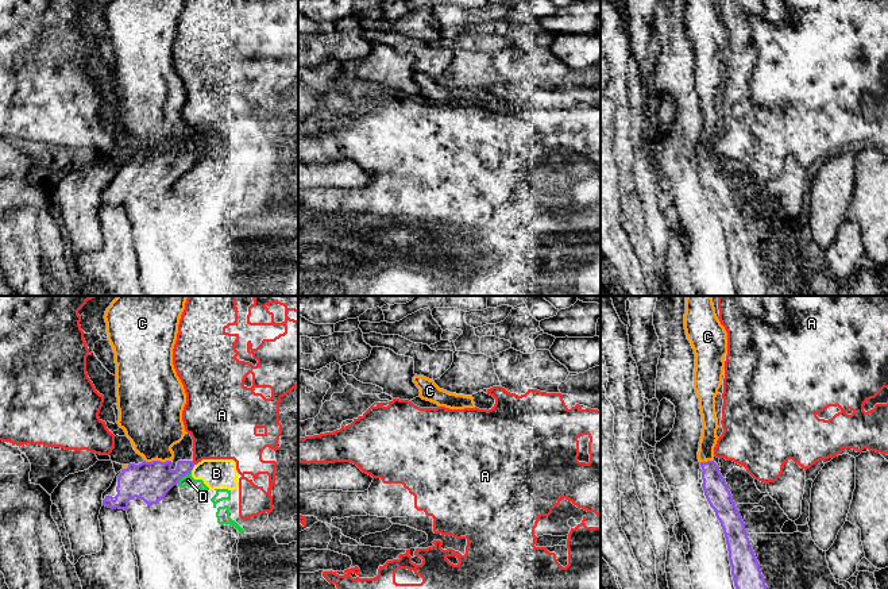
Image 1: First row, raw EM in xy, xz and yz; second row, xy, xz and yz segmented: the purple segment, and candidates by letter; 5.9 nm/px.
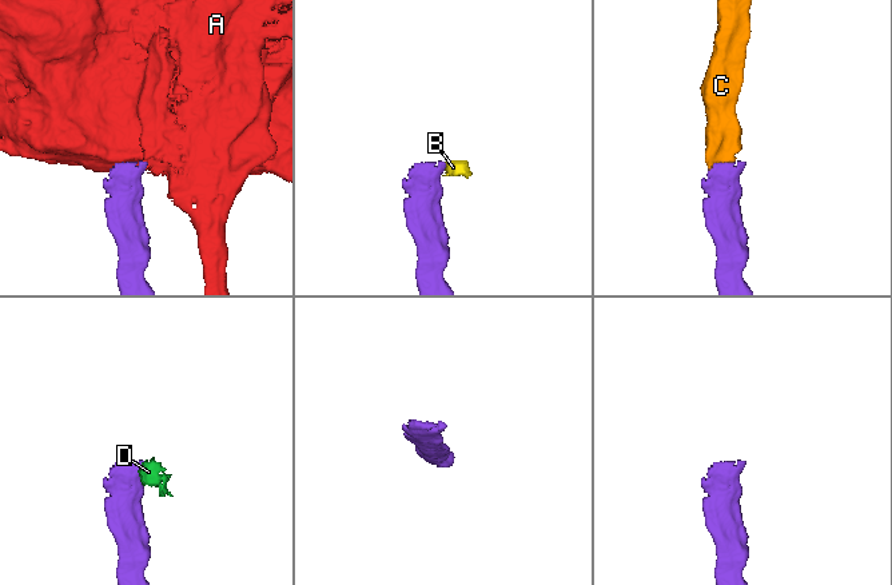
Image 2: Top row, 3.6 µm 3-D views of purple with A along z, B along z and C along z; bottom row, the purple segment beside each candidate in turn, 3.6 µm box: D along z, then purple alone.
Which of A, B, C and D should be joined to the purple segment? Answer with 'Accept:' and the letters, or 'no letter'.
Accept: C

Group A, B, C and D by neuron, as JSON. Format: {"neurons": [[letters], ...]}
{"neurons": [["A"], ["B", "D"], ["C"]]}

